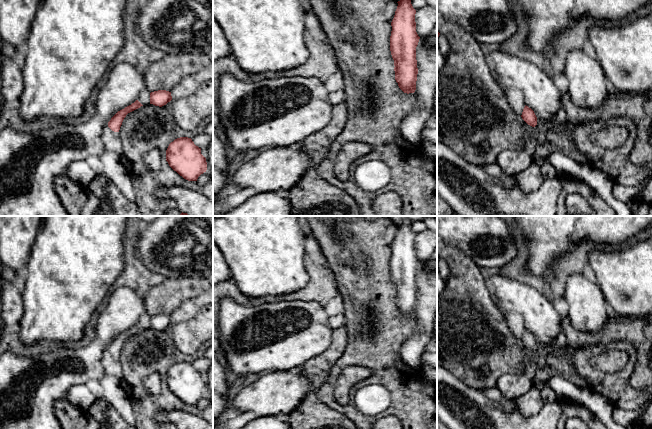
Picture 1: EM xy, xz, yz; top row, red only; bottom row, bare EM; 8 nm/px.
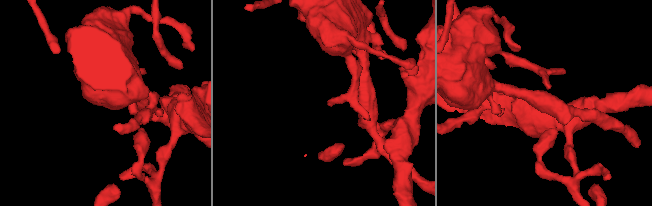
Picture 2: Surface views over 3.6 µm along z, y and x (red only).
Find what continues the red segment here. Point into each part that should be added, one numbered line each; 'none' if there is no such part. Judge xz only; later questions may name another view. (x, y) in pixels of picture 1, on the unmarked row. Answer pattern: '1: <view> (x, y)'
none

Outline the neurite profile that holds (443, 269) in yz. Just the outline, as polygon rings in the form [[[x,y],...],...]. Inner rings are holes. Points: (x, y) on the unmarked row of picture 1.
[[[440,258],[438,261],[438,273],[444,279],[444,281],[447,282],[449,280],[450,268],[448,267],[446,260],[444,260],[443,258]]]

